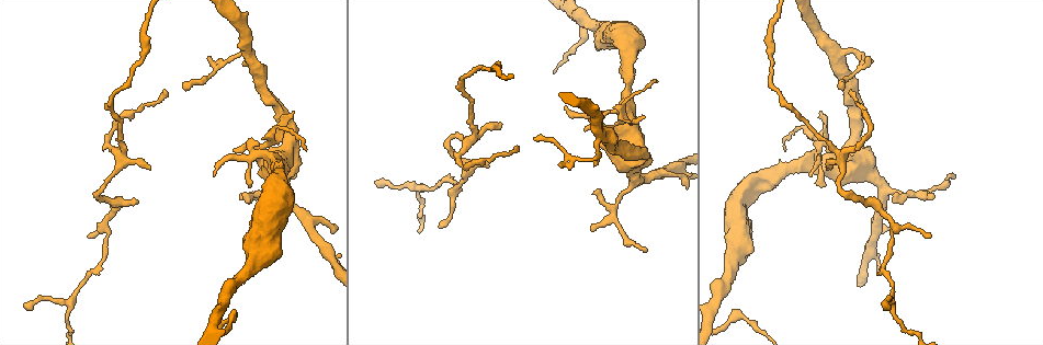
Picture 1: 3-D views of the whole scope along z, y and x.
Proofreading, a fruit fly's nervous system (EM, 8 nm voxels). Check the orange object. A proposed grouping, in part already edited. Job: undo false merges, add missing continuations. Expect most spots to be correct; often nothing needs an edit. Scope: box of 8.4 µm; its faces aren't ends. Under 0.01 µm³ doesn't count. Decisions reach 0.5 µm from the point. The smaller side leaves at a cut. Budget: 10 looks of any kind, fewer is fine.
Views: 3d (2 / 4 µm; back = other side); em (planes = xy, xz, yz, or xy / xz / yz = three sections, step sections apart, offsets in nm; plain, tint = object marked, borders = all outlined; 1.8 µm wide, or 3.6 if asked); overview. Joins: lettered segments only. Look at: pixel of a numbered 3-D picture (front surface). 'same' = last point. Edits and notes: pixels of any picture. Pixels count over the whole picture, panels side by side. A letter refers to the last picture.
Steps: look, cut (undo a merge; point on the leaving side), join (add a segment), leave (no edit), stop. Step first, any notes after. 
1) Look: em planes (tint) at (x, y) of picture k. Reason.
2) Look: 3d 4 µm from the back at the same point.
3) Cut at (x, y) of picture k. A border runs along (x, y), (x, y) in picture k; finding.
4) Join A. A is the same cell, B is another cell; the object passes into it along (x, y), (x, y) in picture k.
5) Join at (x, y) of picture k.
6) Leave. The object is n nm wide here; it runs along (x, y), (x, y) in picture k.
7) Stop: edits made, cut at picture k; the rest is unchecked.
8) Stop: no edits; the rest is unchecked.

Look: em planes (borders) at (500, 124) of picture 1. Thin end.

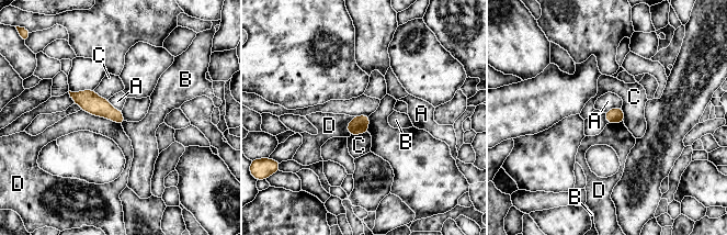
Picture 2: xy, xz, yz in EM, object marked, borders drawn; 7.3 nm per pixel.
Leave. A, B, C and D are other cells; a border runs along (81, 109), (121, 125) in picture 2; no lettered segment goes on from it.

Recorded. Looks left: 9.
Look: em xy step 4 (tint) at (615, 203) of picture 1. Thin neck.

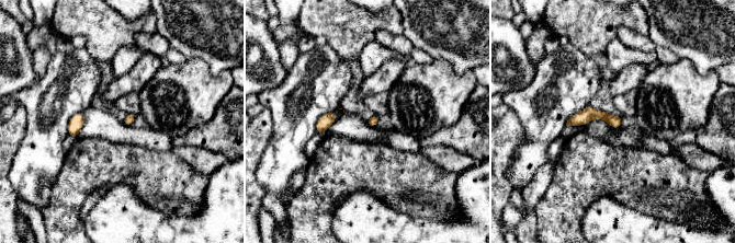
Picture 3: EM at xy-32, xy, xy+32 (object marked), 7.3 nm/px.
Look: em planes (tint) at the same point.

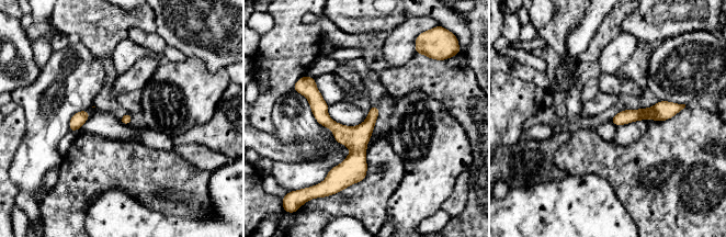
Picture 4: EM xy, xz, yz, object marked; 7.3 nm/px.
Look: em planes (borders) at the same point. See the neighbours.

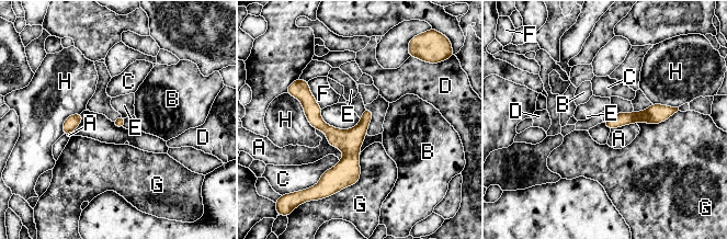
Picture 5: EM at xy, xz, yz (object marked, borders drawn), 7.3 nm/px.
Leave. A, B, C, D, E, F, G and H are other cells; a border runs along (316, 128), (342, 152), (341, 159) in picture 5; one cell here.

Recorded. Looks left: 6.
Look: em 3.6 µm planes (borders) at (518, 146) of picture 1. End of a long branch.

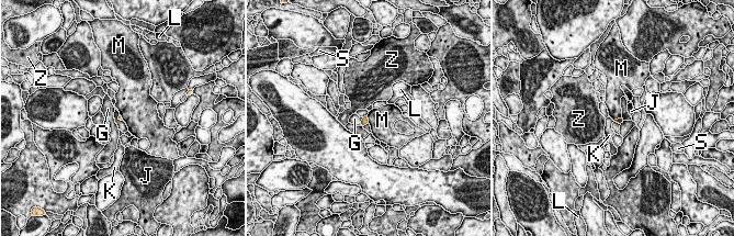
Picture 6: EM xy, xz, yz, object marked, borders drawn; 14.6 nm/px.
Leave. G, J, K, L, M, S and Z are other cells; a border runs along (366, 115), (369, 123) in picture 6; no lettered segment goes on from it.

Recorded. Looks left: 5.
Look: em 3.6 µm yz step 8 (borders) at (733, 264) of picture 1. Sudden change in width.

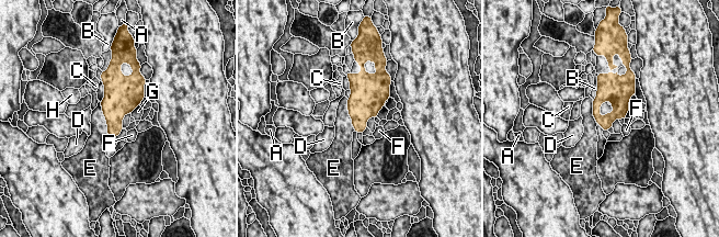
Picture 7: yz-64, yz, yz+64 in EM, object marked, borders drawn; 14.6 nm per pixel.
Leave. The object is 200 nm wide here; A, B, C, D, E, F, G and H are other cells; continuous, no second cell.

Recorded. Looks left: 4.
Stop: no edits; the rest is unchecked.

